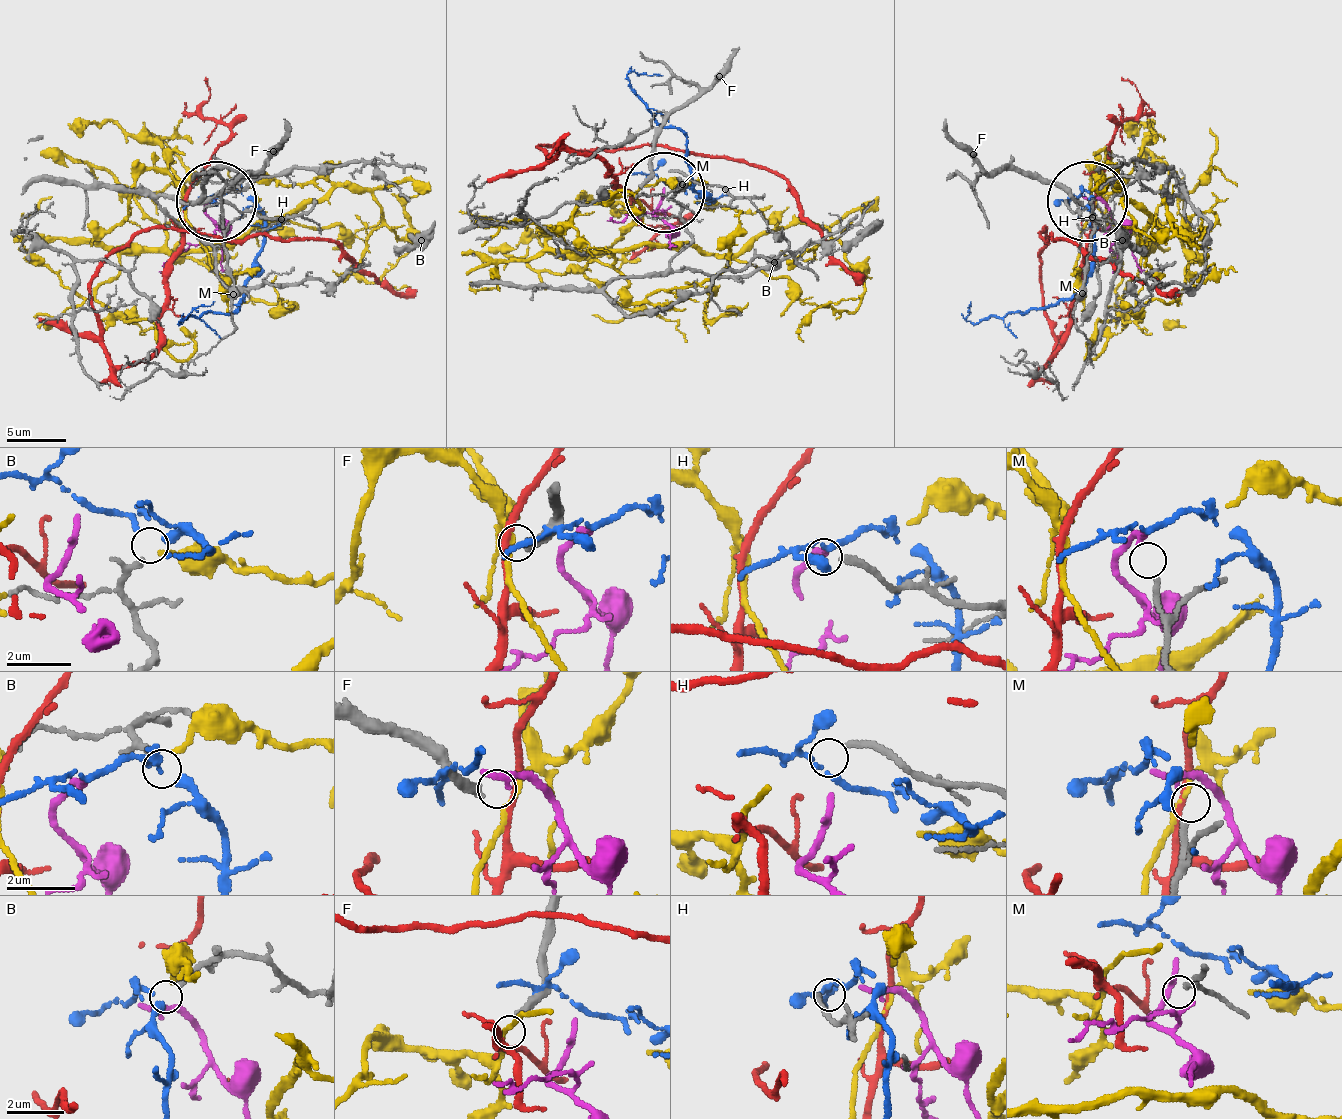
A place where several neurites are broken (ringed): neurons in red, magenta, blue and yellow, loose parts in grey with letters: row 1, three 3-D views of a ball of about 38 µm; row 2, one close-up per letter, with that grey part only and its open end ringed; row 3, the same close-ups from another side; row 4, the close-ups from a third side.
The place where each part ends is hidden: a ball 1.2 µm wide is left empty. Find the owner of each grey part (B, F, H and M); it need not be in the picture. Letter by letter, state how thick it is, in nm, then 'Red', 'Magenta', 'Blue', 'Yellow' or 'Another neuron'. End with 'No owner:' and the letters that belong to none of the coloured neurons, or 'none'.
B: Thickness 220 nm. Blue
F: Thickness 320 nm. Another neuron
H: Thickness 190 nm. Another neuron
M: Thickness 190 nm. Another neuron
No owner: F, H, M

